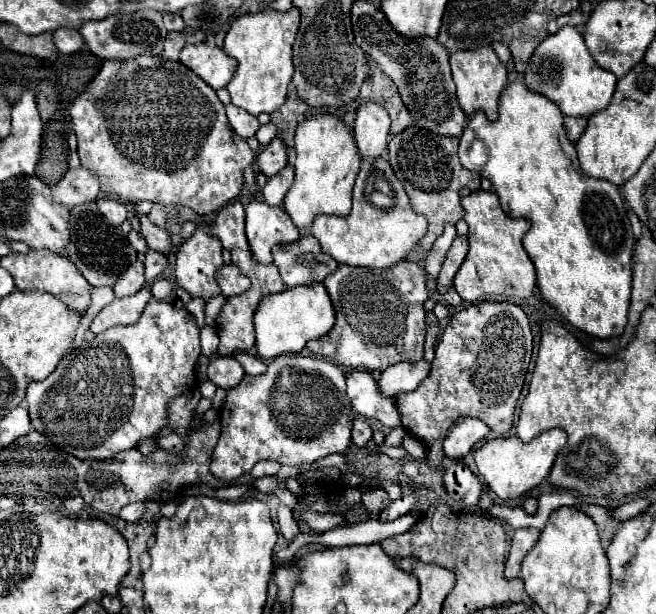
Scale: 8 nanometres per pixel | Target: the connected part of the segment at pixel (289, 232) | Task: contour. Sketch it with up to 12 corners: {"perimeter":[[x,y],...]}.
{"perimeter":[[245,205],[245,231],[259,263],[299,239],[283,207]]}

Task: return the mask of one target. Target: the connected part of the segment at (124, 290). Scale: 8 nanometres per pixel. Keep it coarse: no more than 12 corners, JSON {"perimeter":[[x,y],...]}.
{"perimeter":[[135,261],[115,283],[115,297],[143,287],[143,263]]}

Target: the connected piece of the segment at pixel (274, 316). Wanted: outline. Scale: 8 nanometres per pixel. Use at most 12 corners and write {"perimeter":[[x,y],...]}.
{"perimeter":[[323,283],[265,295],[257,355],[301,353],[335,325]]}

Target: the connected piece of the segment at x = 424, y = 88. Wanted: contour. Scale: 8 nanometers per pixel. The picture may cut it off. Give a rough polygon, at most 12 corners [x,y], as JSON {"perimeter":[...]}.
{"perimeter":[[371,1],[353,3],[355,43],[391,77],[415,123],[459,137],[449,53],[405,39]]}

